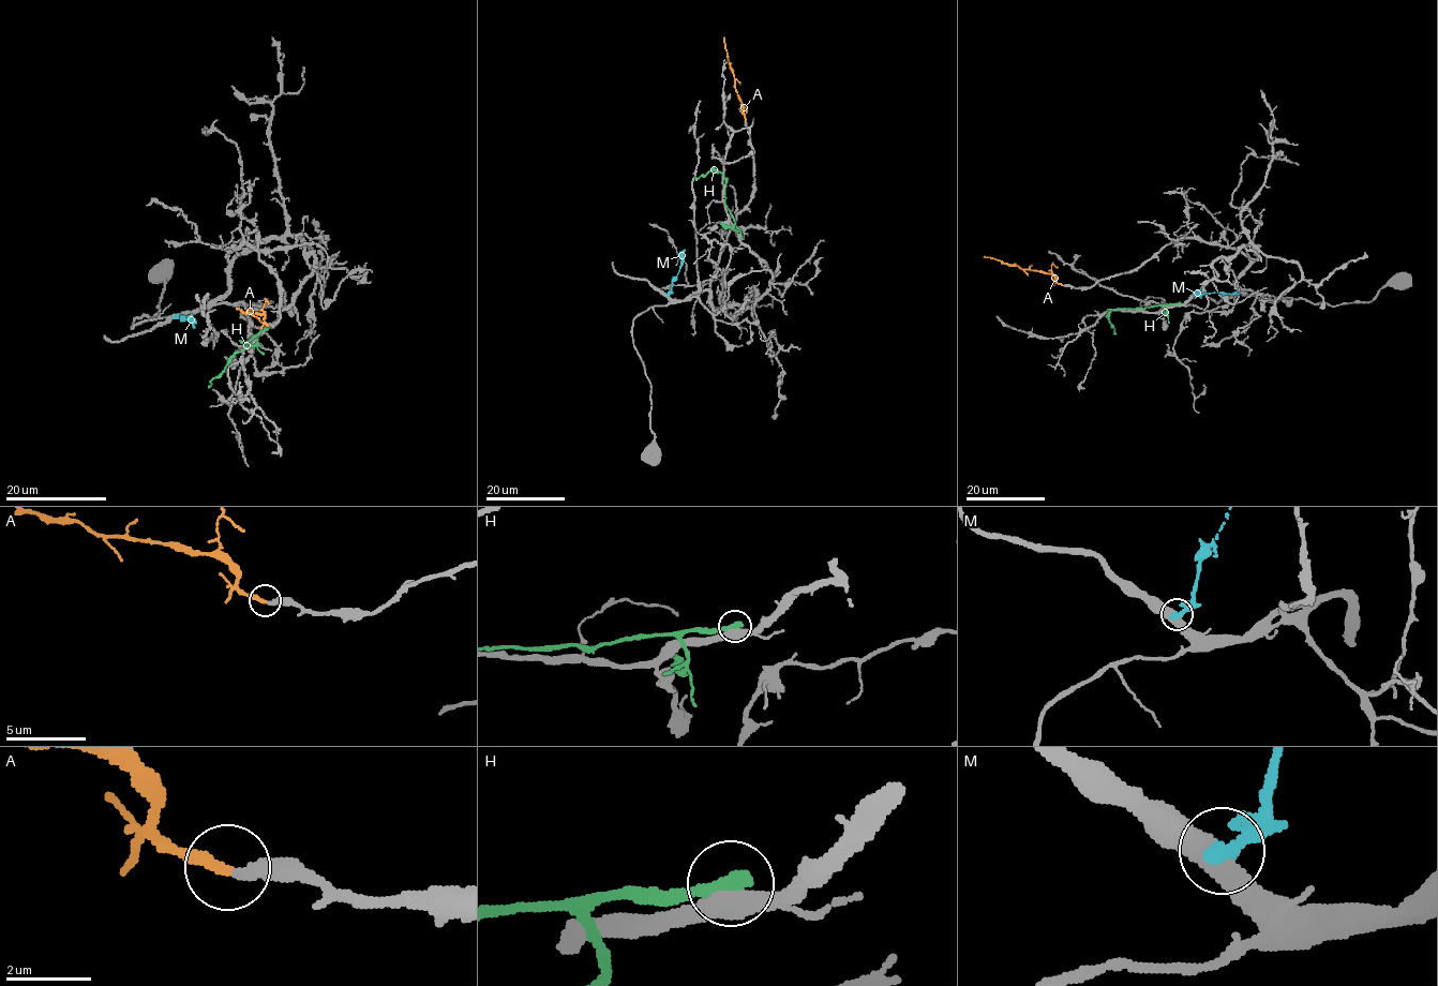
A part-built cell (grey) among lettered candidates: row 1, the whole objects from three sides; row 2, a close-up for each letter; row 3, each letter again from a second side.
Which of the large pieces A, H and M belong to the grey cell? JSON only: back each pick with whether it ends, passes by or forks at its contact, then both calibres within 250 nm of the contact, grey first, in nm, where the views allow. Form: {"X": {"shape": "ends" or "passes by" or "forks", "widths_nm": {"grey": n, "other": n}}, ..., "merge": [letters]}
{"A": {"shape": "ends", "widths_nm": {"grey": 320, "other": 280}}, "merge": ["A"]}

